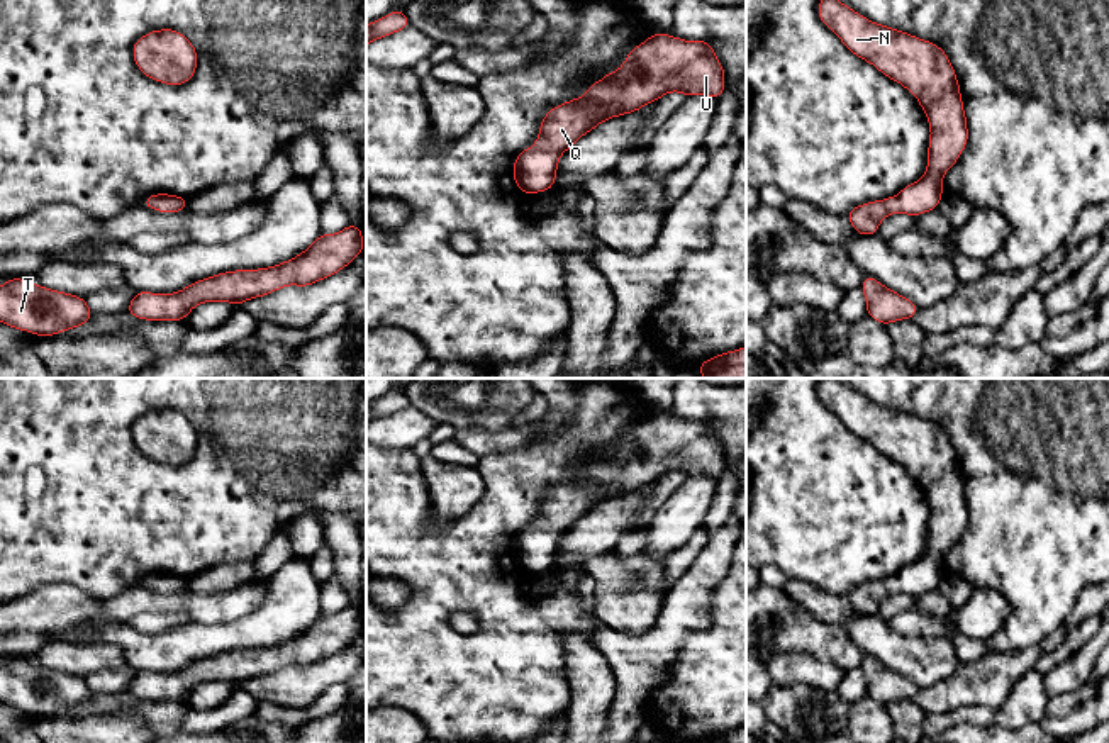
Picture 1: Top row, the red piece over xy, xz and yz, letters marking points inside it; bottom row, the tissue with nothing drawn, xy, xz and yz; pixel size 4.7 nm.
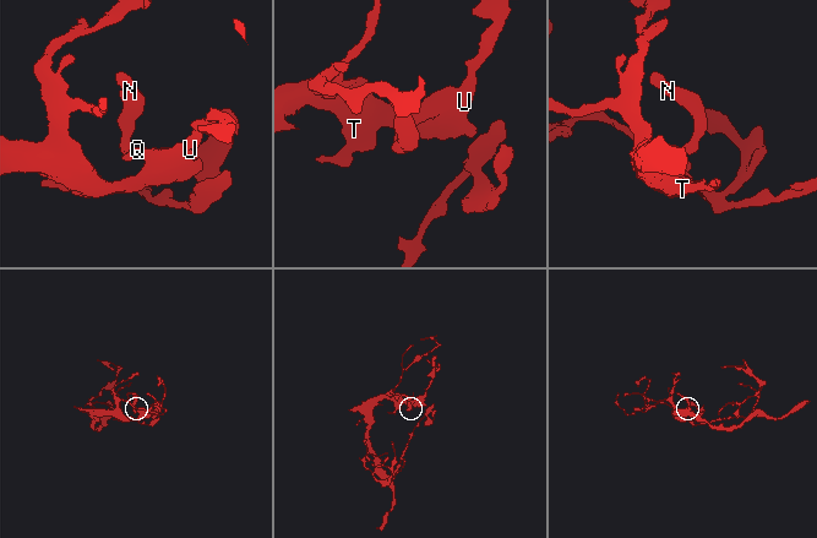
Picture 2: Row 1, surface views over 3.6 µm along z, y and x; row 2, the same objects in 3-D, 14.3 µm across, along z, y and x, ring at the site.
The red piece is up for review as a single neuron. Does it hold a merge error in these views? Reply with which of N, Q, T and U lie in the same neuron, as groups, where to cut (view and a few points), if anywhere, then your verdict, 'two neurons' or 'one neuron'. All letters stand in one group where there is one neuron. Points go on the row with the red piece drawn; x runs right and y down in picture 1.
N Q T U; no cut; one neuron

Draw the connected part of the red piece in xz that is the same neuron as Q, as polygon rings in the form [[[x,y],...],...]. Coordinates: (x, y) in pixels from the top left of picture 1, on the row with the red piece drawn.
[[[655,32],[629,51],[617,71],[543,117],[534,146],[515,156],[512,178],[524,195],[553,190],[558,158],[604,120],[638,112],[670,92],[719,100],[724,88],[724,66],[709,41]]]

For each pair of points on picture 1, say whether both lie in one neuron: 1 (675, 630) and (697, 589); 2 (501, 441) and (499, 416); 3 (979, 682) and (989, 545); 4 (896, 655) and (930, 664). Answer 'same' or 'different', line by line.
1: same
2: different
3: different
4: same

